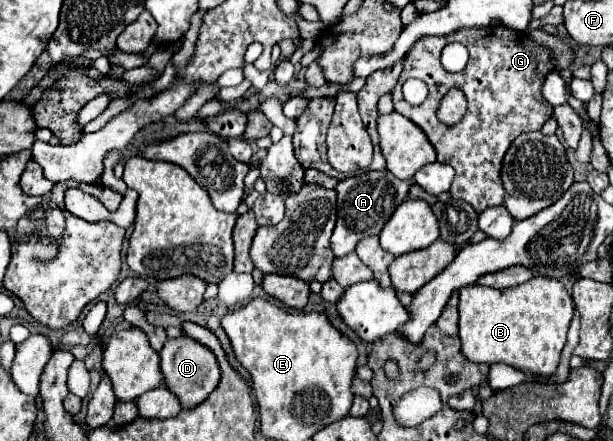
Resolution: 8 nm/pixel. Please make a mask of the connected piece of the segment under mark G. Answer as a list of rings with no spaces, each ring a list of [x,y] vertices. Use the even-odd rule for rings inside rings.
[[[501,25],[461,29],[459,33],[447,37],[425,37],[407,51],[403,73],[393,89],[393,103],[397,113],[405,115],[425,131],[429,141],[435,145],[437,161],[447,163],[457,171],[451,185],[451,195],[467,201],[477,213],[481,213],[483,209],[501,205],[503,201],[505,191],[499,173],[503,155],[513,139],[527,131],[539,131],[551,117],[553,107],[541,97],[541,83],[553,69],[555,65],[551,61],[551,53],[533,43],[527,33]],[[453,41],[459,41],[469,49],[467,67],[459,73],[449,73],[441,65],[441,49]],[[411,77],[425,81],[429,87],[427,99],[417,107],[409,105],[401,93],[403,83]],[[451,87],[463,89],[469,107],[467,115],[457,125],[447,127],[437,121],[435,111],[441,97]]]

